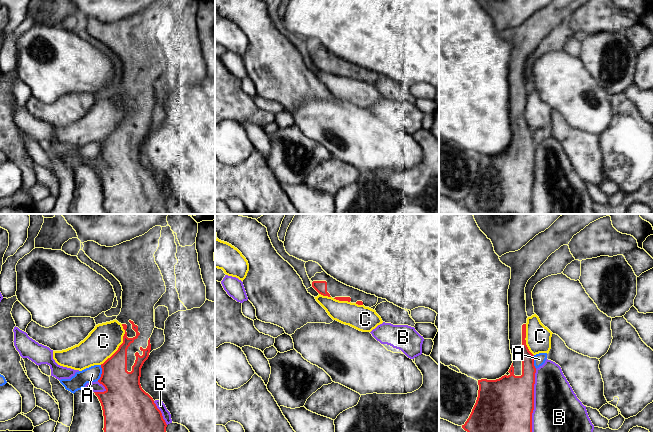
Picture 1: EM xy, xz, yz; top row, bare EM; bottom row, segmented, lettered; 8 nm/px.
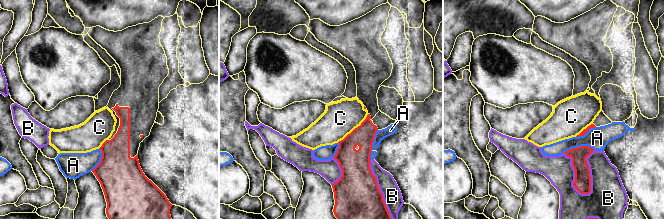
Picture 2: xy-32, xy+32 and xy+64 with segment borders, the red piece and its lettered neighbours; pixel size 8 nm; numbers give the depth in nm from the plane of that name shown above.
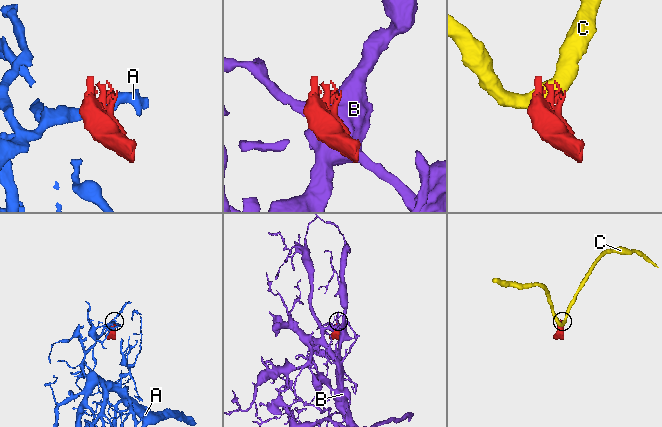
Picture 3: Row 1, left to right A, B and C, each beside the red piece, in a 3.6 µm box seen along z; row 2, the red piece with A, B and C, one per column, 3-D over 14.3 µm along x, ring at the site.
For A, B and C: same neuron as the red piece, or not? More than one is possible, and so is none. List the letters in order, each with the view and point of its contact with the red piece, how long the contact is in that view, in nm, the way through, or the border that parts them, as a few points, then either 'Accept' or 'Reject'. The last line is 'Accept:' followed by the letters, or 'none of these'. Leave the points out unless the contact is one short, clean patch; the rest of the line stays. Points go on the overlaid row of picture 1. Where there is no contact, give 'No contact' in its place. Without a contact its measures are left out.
A: Touches red at xy (102, 373). Shared border 130 nm. Reject
B: Touches red at yz (533, 400). Shared border 500 nm. Reject
C: Touches red at xy (120, 345). Shared border 380 nm. Reject
Accept: none of these

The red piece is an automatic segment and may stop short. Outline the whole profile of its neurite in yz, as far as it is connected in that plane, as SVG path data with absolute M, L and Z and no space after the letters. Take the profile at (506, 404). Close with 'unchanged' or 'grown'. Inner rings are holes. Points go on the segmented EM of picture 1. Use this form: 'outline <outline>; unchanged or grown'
outline M563 214L548 229L536 235L520 250L509 252L500 261L511 268L508 289L509 340L512 365L509 371L499 379L478 380L479 390L472 412L462 425L467 432L532 432L532 413L534 410L534 384L536 368L534 355L526 345L526 300L525 287L548 257L563 245L568 245L574 235L590 223L610 214Z; grown

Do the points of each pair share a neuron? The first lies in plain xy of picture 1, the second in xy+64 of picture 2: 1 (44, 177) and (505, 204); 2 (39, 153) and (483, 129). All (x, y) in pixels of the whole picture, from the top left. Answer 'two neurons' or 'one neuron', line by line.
1: one neuron
2: one neuron

